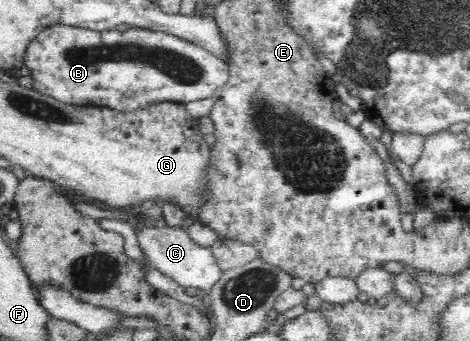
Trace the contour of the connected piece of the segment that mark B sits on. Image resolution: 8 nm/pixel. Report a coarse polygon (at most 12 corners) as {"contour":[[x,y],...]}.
{"contour":[[52,26],[34,90],[136,110],[210,98],[226,60],[167,32]]}

